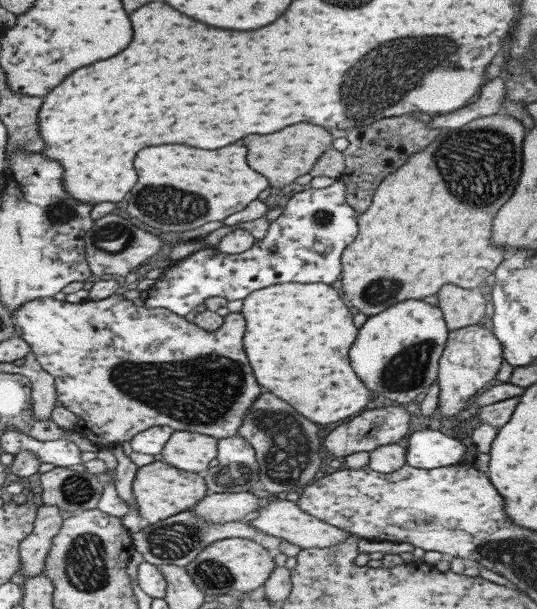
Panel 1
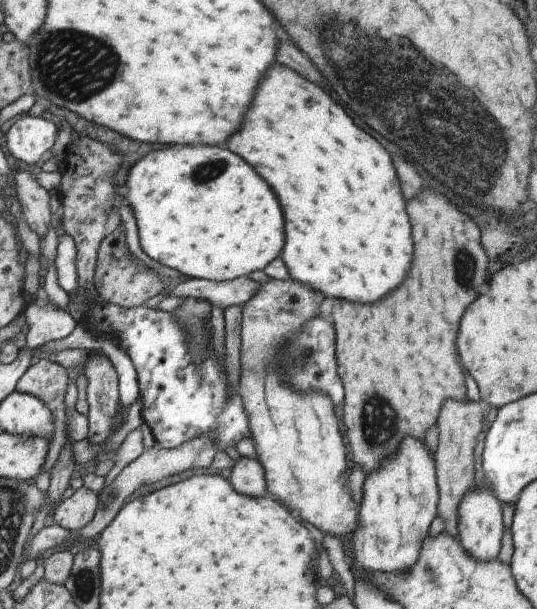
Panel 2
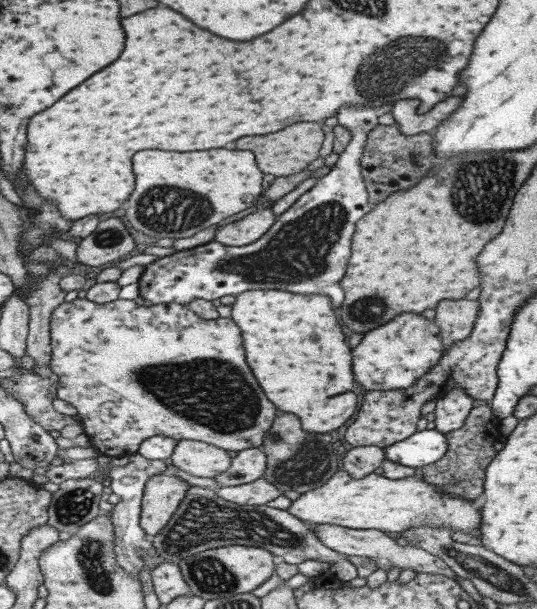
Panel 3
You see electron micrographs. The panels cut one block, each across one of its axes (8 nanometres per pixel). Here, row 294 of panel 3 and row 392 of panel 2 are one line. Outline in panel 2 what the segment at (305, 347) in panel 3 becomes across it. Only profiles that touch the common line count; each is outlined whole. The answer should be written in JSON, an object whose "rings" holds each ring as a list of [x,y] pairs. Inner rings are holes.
{"rings":[[[271,278],[257,286],[252,298],[241,308],[239,395],[256,454],[266,472],[268,492],[278,496],[290,510],[296,510],[308,524],[352,546],[352,534],[359,527],[361,504],[352,498],[350,488],[344,488],[348,486],[348,452],[334,406],[326,394],[298,394],[282,382],[282,372],[278,372],[280,346],[298,334],[314,314],[320,314],[324,298],[310,285],[292,278]]]}

